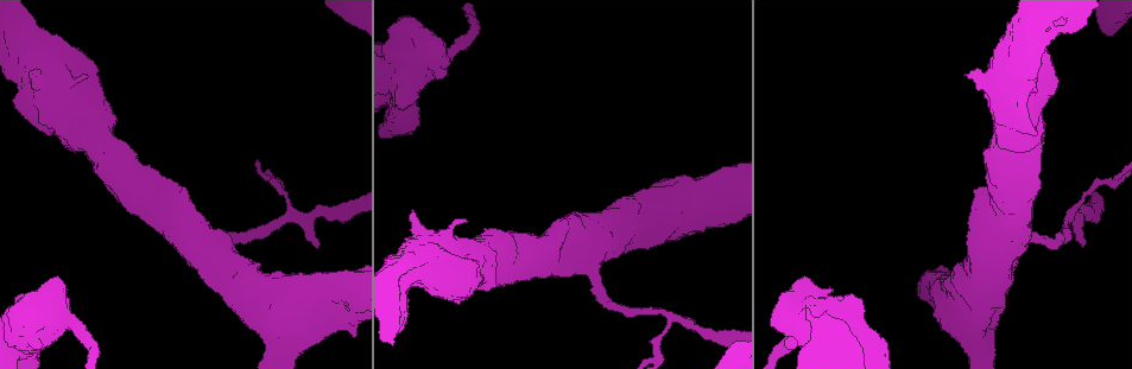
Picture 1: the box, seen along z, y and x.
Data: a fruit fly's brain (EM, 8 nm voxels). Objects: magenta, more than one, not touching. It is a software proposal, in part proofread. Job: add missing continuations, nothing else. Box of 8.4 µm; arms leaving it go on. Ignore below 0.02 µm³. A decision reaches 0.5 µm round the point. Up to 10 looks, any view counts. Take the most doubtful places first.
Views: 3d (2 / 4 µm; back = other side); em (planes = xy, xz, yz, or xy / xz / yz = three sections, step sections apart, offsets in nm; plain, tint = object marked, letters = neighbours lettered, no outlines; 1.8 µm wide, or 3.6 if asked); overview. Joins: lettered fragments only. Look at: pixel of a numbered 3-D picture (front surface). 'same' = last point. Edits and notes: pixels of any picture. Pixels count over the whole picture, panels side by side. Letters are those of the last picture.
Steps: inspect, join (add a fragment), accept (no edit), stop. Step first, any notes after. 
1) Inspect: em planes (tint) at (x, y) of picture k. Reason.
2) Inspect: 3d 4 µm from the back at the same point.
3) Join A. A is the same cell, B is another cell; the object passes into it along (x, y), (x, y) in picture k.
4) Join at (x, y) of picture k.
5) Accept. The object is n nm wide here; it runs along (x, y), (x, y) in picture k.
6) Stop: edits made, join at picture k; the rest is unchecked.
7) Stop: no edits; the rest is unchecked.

Inspect: 3d 2 µm at (465, 219) of picture 1. An open end.

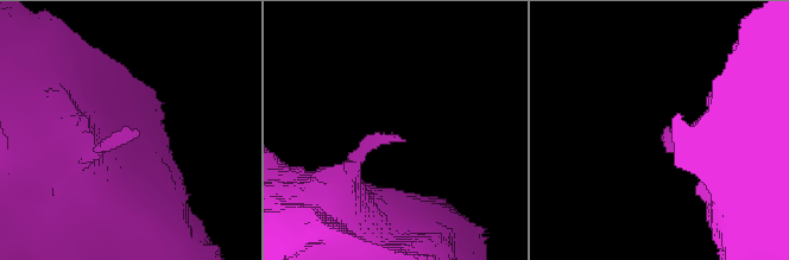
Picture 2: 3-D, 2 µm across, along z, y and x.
Inspect: em planes (letters) at (137, 130) of picture 2.

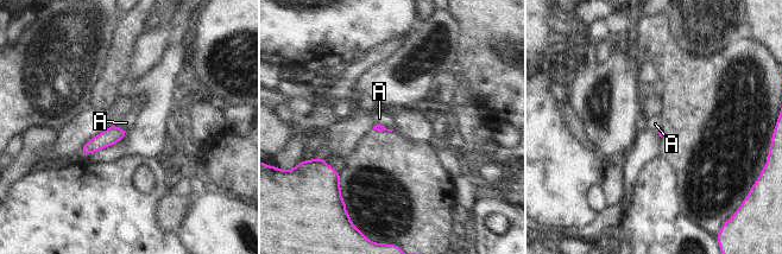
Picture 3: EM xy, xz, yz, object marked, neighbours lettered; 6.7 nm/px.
Accept. A is another cell; a border runs along (118, 127), (127, 129) in picture 3; none of them fits.

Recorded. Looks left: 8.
Inspect: 3d 2 µm at (1081, 246) of picture 1. Free end.

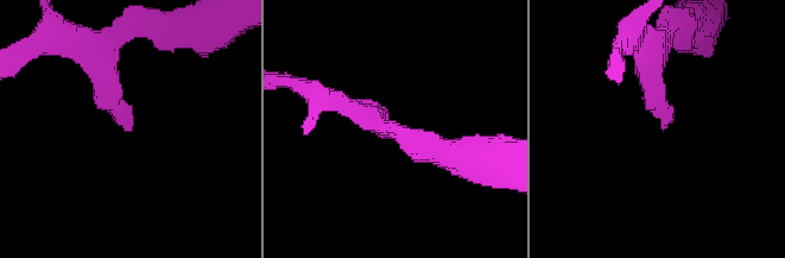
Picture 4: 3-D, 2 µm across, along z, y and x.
Inspect: em xz step 8 (tint) at (660, 120) of picture 4.

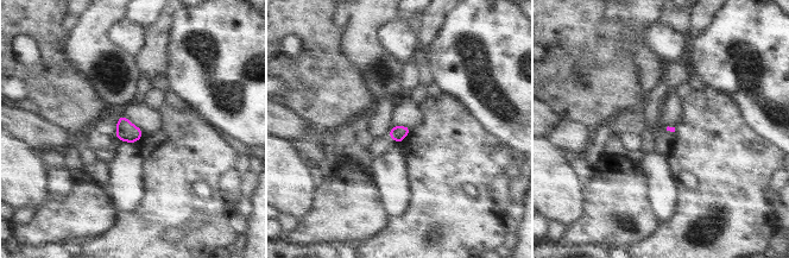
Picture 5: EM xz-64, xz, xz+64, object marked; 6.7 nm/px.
Inspect: em xz step 8 (letters) at the same point.

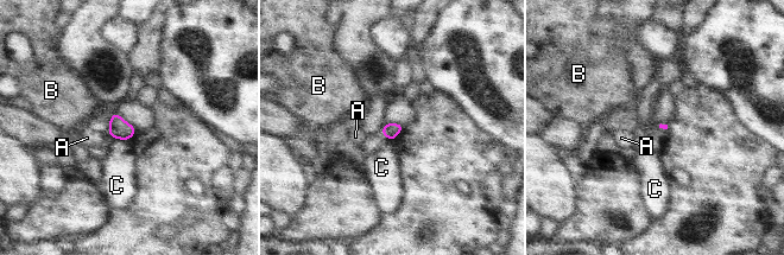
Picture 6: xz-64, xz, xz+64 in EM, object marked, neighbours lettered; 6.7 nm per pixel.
Accept. The longest contact is with C, 120 nm; A, B and C are other cells; a border runs along (113, 138), (130, 140) in picture 6; none of them fits.

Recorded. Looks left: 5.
Inspect: 3d 2 µm at (566, 219) of picture 1. Stops while still wide.

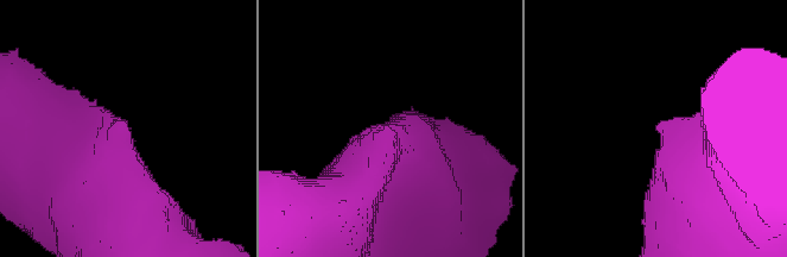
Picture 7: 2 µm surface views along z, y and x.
Inspect: em planes (tint) at (388, 131) of picture 7.

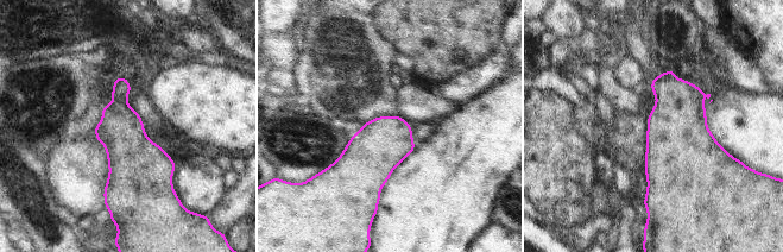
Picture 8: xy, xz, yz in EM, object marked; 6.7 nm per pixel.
Inspect: em planes (letters) at the same point. What lies round it.

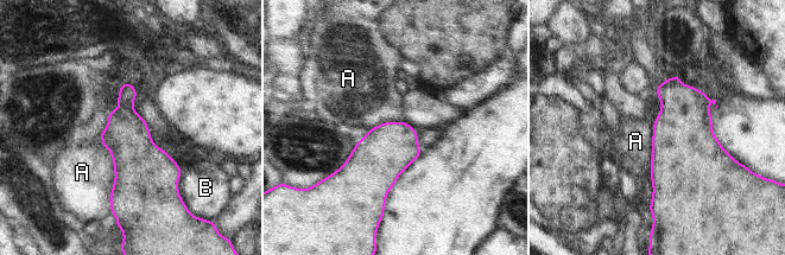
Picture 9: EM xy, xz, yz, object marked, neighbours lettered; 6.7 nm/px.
Accept. The object is 300 nm wide here; A and B are other cells; a border runs along (99, 135), (113, 165), (111, 210) in picture 9; none of them fits.

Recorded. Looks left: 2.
Inspect: 3d 4 µm at (408, 311) of picture 1.

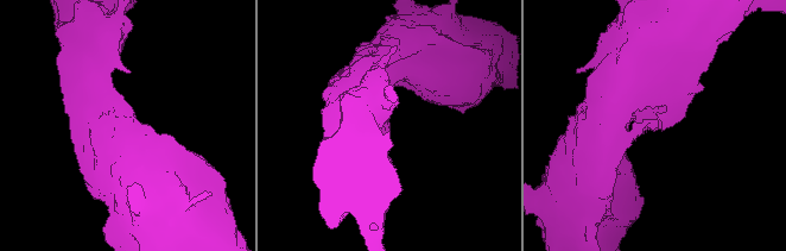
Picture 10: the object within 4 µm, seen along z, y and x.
Inspect: em planes (letters) at (659, 126) of picture 10. Need the tissue.

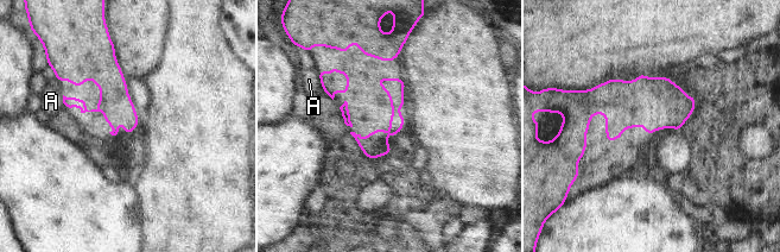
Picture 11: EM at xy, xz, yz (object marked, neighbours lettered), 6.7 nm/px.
Accept. The longest contact is with A, 90 nm; A is another cell; no lettered fragment goes on from it.

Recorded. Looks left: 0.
Stop: no edits; the rest is unchecked.

